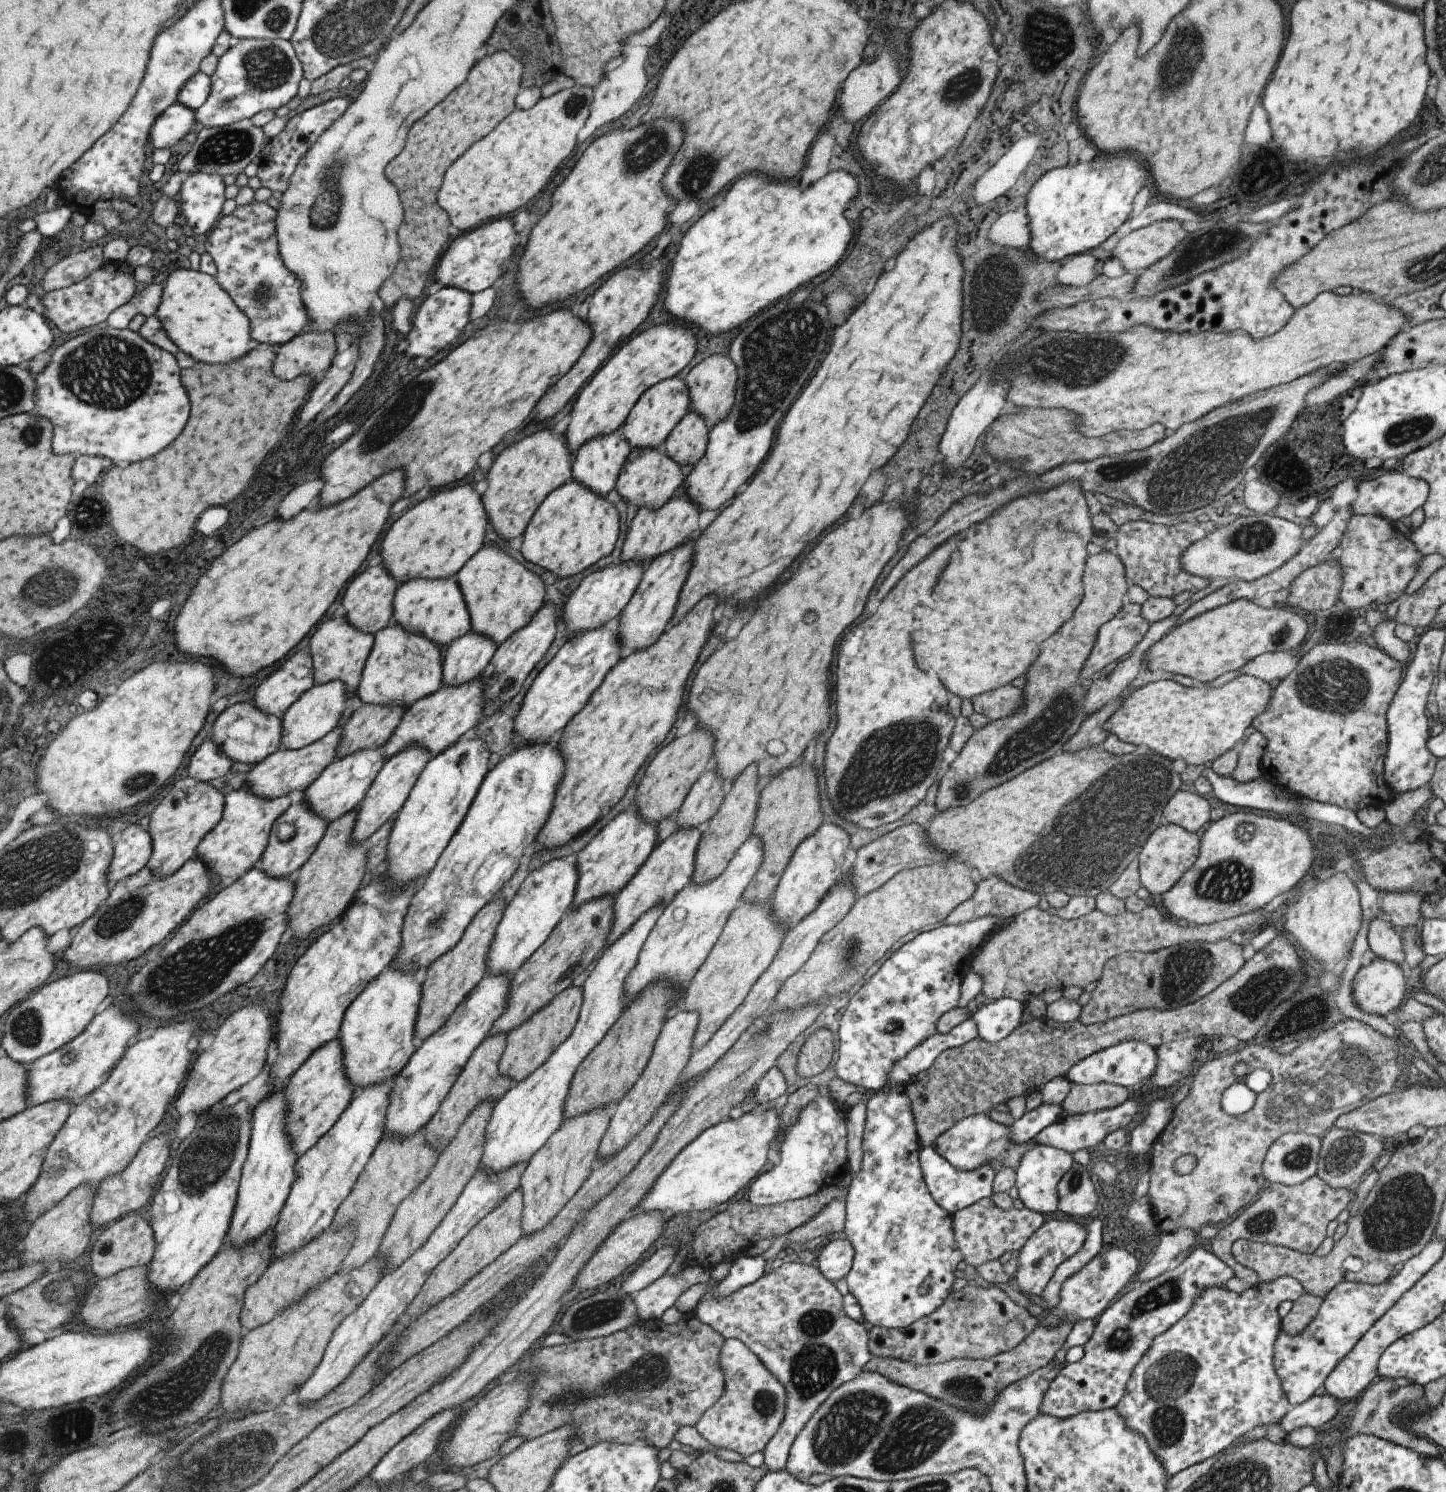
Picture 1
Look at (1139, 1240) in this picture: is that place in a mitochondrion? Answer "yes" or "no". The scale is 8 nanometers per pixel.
no

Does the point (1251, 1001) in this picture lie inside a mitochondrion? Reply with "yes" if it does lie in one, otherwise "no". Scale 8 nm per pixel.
yes

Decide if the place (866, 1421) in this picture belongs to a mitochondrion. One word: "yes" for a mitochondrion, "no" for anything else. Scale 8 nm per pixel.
yes

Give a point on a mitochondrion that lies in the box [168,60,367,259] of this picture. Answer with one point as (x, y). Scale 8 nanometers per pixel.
(326, 215)

